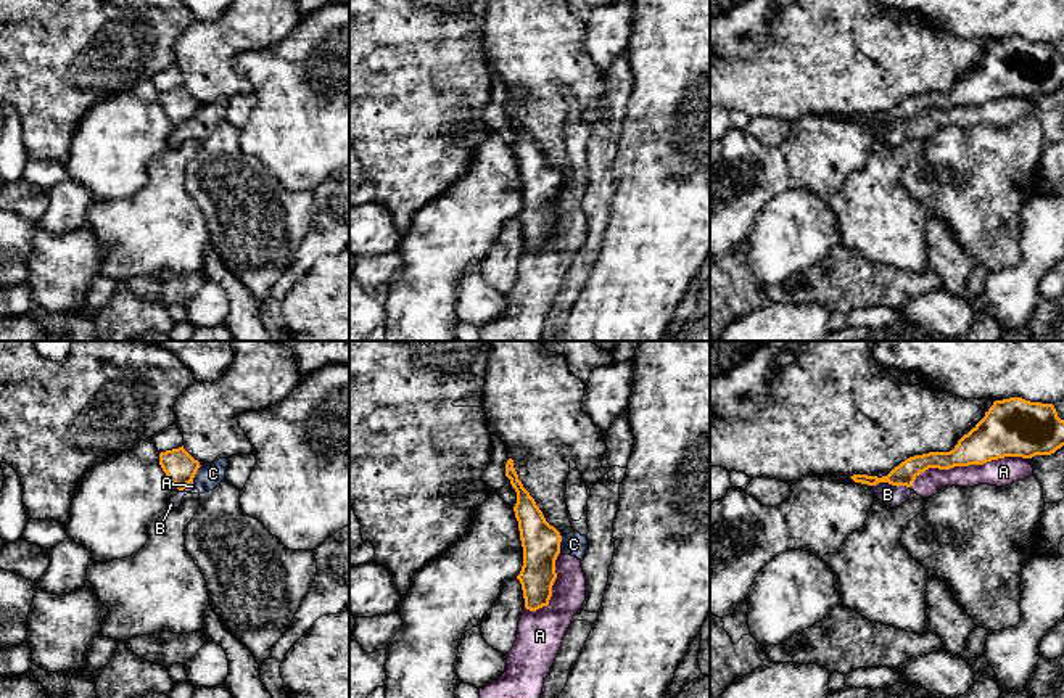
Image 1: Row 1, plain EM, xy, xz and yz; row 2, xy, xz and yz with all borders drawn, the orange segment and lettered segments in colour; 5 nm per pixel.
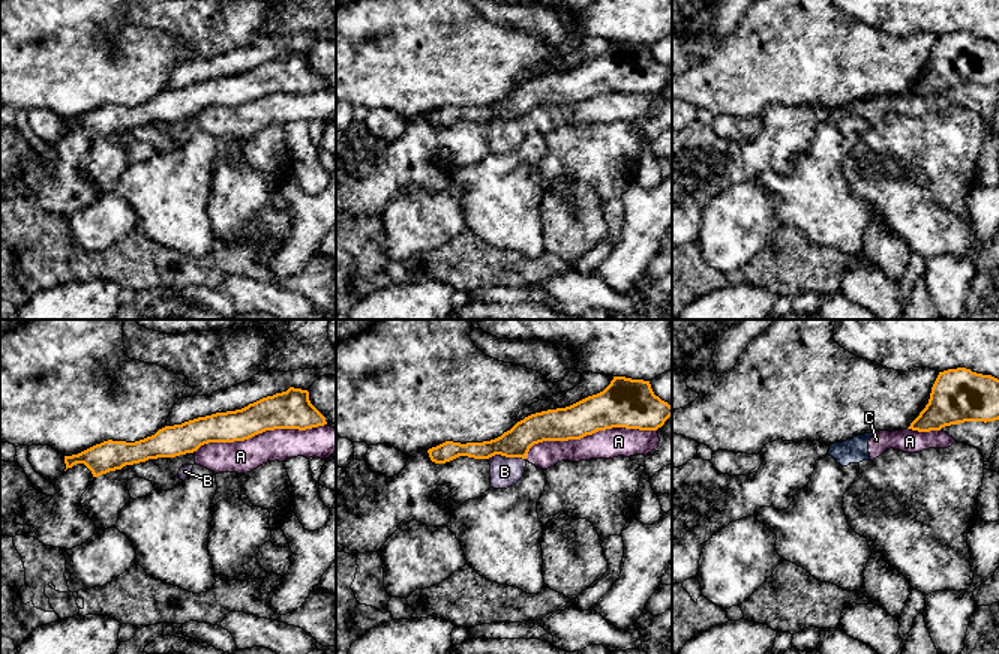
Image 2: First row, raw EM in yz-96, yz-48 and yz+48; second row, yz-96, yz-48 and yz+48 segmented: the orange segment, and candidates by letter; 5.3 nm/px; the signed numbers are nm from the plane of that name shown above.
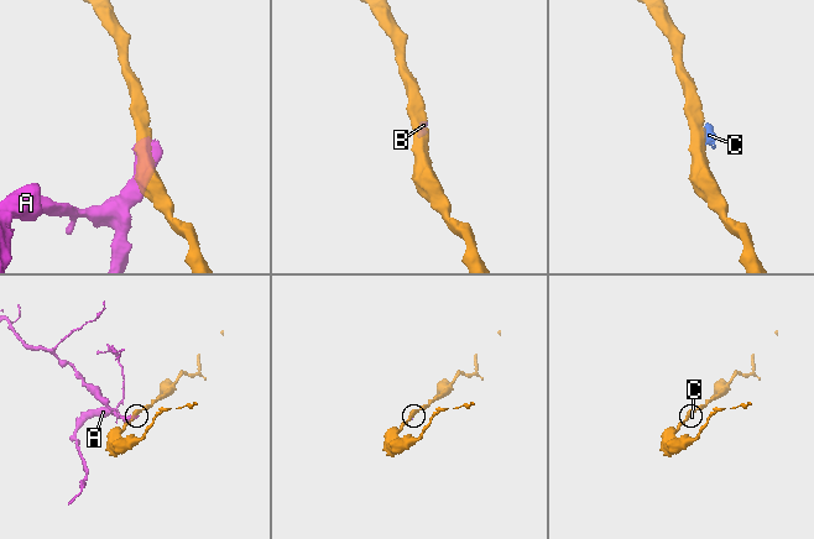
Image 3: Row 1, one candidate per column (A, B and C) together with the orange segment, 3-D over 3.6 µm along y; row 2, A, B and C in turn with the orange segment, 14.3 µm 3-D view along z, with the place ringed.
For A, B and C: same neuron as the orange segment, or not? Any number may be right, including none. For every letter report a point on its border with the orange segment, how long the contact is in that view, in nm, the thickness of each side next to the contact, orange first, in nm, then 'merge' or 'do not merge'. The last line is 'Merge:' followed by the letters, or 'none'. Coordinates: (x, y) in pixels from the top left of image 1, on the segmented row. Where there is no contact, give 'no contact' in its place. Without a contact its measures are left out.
A: yz (966, 465) | 600 nm | 240/140 nm | do not merge
B: yz (882, 481) | 100 nm | 110/100 nm | do not merge
C: xz (559, 546) | 100 nm | 190/120 nm | do not merge
Merge: none

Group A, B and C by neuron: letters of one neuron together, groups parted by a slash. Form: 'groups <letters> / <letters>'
groups A B C

